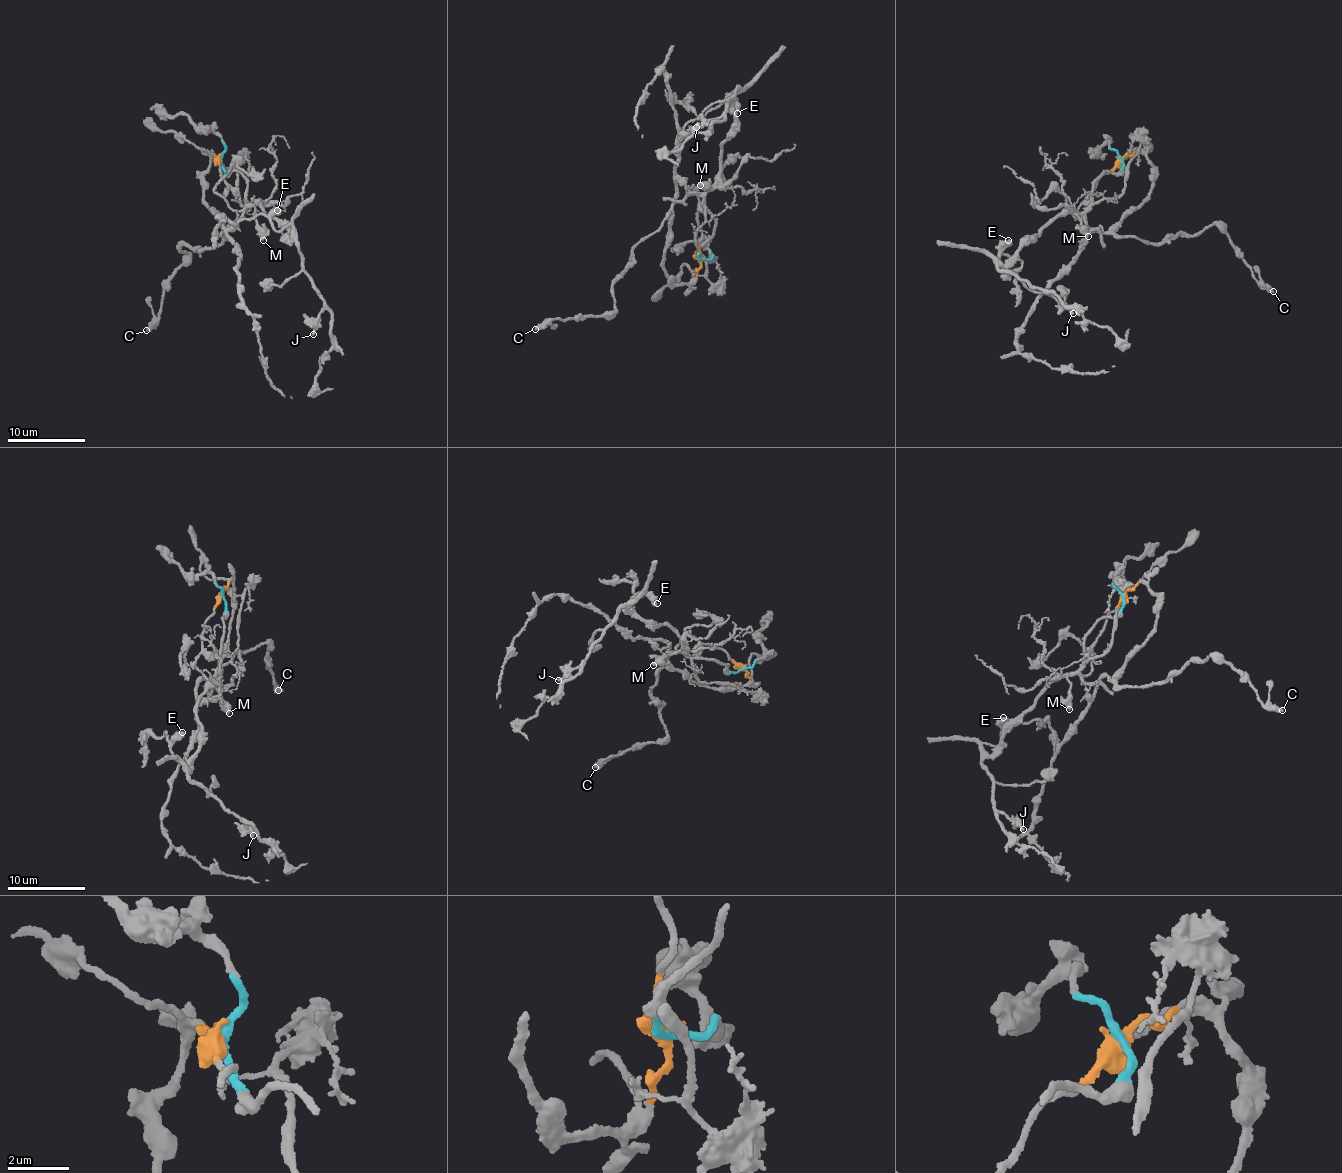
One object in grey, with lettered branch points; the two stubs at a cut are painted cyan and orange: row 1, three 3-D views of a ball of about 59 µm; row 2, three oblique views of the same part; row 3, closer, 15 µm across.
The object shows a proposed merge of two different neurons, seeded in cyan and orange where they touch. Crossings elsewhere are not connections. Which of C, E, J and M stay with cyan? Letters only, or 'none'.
E, J, M

